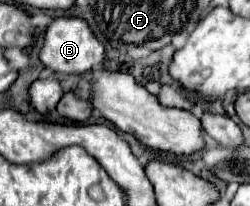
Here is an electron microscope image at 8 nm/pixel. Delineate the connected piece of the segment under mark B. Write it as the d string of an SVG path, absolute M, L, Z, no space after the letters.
M55 18L43 38L43 46L39 50L39 60L45 68L49 68L55 74L81 74L89 72L93 68L101 68L105 60L105 48L103 44L93 36L87 22L83 18Z

